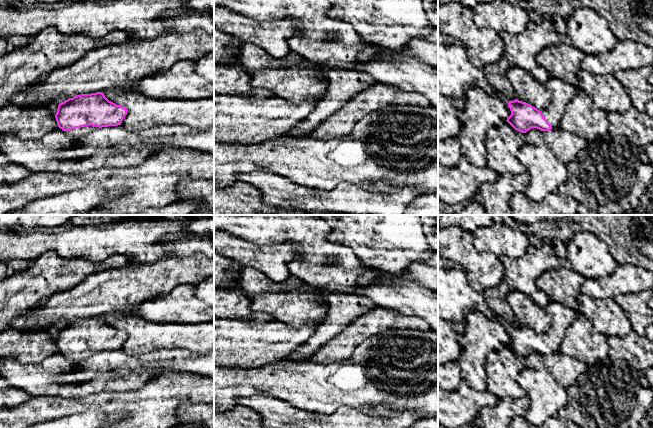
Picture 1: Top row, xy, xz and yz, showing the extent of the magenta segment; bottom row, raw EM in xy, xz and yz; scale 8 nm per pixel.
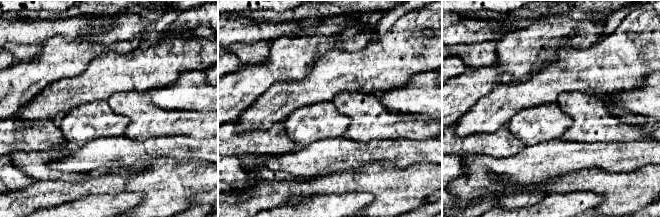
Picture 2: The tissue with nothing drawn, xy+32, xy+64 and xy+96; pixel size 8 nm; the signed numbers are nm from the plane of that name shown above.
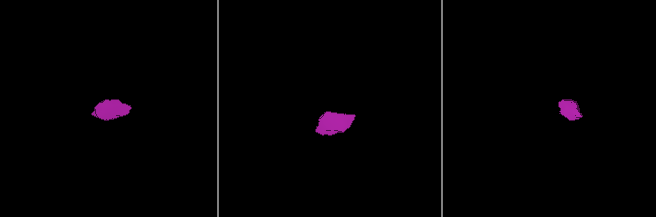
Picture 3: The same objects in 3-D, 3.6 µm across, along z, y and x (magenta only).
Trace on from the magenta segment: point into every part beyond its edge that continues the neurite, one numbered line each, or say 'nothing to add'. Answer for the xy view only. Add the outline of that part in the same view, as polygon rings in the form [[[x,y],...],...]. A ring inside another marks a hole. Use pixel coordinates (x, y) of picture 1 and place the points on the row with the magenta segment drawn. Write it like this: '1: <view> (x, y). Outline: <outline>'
1: xy (74, 134). Outline: [[[90,125],[90,126],[68,130],[68,131],[65,131],[65,133],[70,138],[71,141],[75,141],[97,129],[99,129],[99,127]]]

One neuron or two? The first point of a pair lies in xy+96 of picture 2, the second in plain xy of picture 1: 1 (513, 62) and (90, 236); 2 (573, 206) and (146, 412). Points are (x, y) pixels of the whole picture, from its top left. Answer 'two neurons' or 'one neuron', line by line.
1: two neurons
2: two neurons

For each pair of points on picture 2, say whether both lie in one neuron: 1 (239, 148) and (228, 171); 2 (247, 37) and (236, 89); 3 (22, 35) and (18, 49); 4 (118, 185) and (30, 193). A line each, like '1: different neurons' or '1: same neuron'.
1: different neurons
2: different neurons
3: different neurons
4: same neuron

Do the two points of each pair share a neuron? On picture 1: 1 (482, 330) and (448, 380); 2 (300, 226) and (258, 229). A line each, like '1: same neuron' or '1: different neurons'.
1: different neurons
2: same neuron

